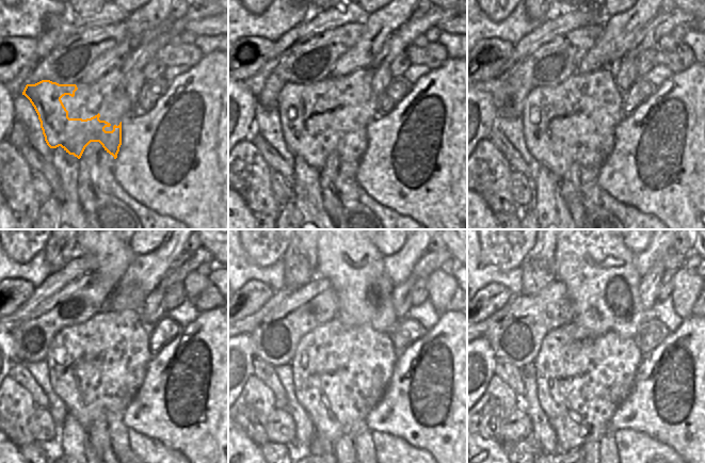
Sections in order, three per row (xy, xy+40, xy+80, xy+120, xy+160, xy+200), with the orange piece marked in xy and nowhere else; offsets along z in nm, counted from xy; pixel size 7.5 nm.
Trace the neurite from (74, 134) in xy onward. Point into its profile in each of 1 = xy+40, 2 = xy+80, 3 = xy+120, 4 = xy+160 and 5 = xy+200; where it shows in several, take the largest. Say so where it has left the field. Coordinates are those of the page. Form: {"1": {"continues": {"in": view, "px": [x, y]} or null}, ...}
{"1": {"continues": {"in": "xy+40", "px": [315, 140]}}, "2": {"continues": {"in": "xy+80", "px": [558, 144]}}, "3": {"continues": {"in": "xy+120", "px": [87, 393]}}, "4": {"continues": {"in": "xy+160", "px": [330, 396]}}, "5": {"continues": {"in": "xy+200", "px": [569, 397]}}}

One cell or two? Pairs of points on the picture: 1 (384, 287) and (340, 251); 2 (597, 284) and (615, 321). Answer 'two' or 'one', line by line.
1: one
2: one

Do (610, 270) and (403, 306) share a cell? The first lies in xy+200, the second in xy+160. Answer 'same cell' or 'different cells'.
different cells

